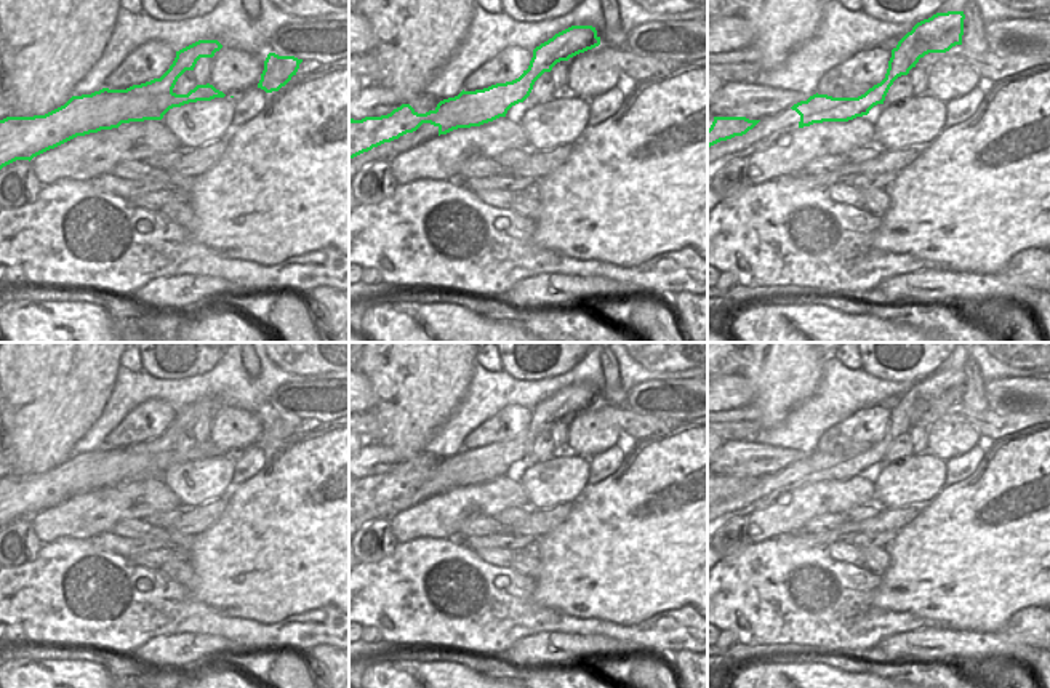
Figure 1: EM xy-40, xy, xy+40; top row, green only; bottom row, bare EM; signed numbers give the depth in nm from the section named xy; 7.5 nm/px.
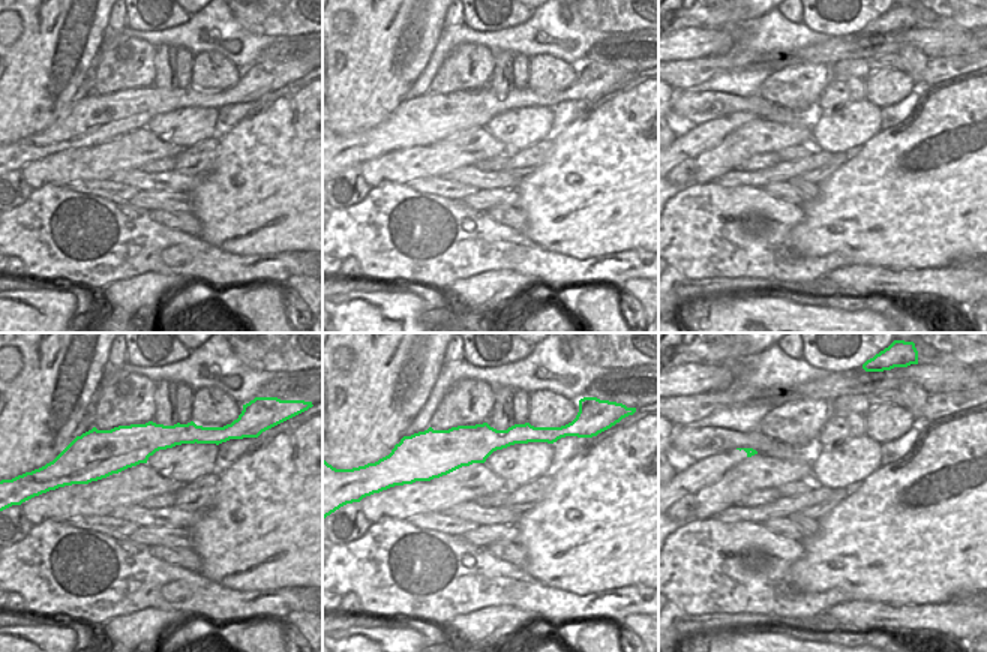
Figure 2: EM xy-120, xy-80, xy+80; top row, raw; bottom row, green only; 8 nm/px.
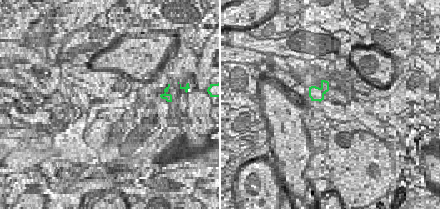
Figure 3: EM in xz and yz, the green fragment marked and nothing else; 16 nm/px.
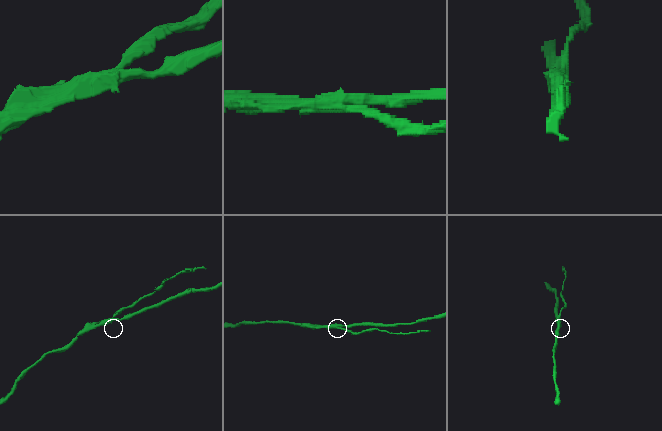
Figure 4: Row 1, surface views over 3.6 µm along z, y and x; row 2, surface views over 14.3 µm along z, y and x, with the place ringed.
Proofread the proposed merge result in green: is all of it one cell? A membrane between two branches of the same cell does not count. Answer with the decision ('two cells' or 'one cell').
two cells

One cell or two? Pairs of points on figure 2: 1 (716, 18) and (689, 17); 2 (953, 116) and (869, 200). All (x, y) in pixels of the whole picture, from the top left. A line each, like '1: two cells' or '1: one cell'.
1: one cell
2: one cell

